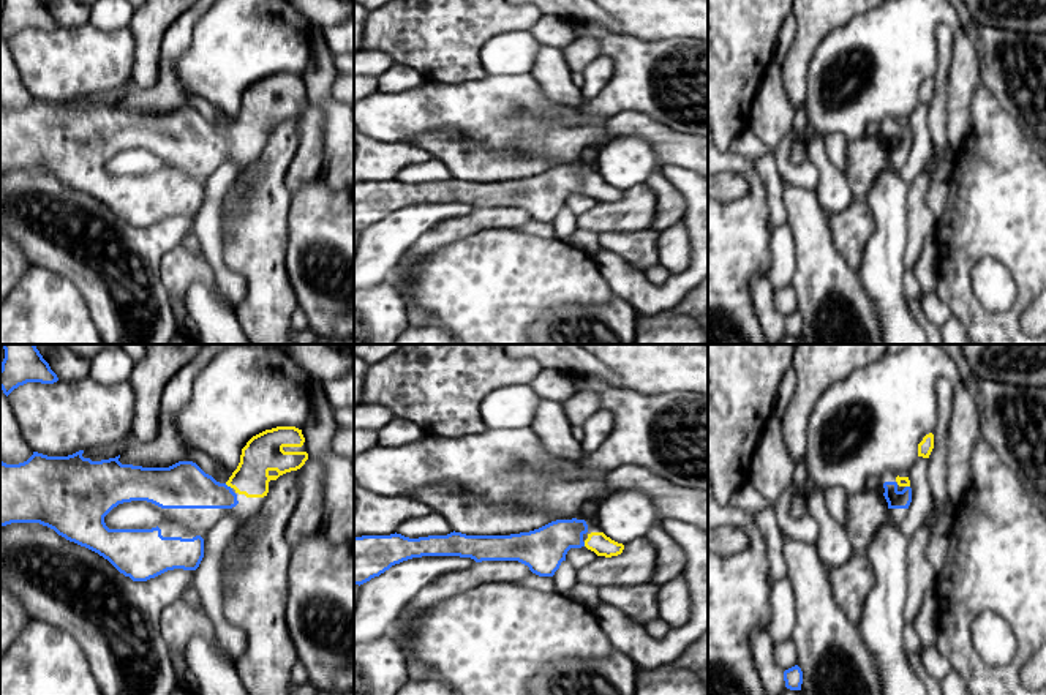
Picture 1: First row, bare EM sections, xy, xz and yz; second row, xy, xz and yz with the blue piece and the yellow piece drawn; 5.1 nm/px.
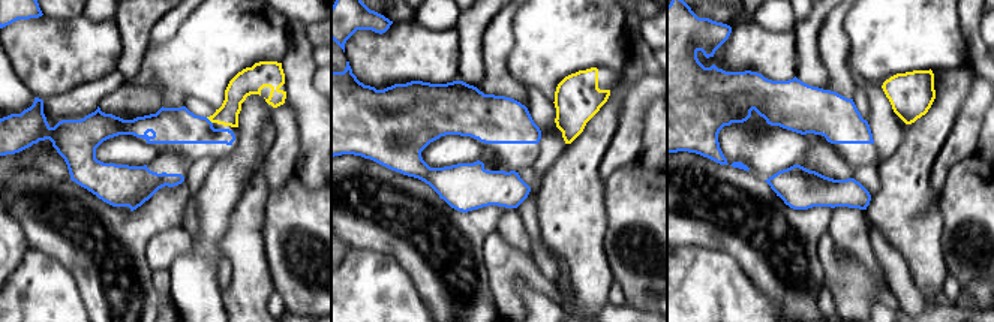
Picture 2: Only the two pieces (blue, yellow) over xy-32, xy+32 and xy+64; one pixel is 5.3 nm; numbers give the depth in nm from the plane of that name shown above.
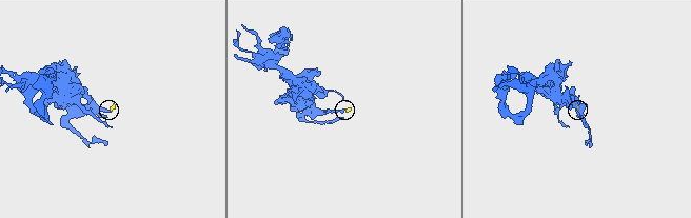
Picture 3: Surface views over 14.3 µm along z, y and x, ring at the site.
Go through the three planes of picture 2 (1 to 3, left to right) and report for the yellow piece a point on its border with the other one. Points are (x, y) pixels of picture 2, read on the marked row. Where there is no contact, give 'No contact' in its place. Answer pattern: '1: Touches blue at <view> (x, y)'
1: Touches blue at xy-32 (209, 120)
2: No contact
3: No contact

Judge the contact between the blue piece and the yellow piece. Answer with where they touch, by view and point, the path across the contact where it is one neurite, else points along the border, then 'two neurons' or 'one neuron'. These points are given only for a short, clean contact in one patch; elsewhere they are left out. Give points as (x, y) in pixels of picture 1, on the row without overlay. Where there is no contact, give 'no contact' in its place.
contact xy (226, 131); way xy (184, 131), (226, 131), (263, 98); one neuron

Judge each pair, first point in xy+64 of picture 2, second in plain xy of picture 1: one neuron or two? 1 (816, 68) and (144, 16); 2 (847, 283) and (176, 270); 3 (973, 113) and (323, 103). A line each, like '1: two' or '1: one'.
1: one
2: one
3: two

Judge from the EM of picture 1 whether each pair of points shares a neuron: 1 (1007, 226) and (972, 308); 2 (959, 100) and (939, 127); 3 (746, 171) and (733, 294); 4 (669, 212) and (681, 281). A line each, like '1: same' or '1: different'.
1: same
2: different
3: same
4: different

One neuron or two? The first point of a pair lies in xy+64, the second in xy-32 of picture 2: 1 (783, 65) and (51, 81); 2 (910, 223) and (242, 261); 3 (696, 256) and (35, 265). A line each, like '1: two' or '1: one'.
1: one
2: one
3: one

